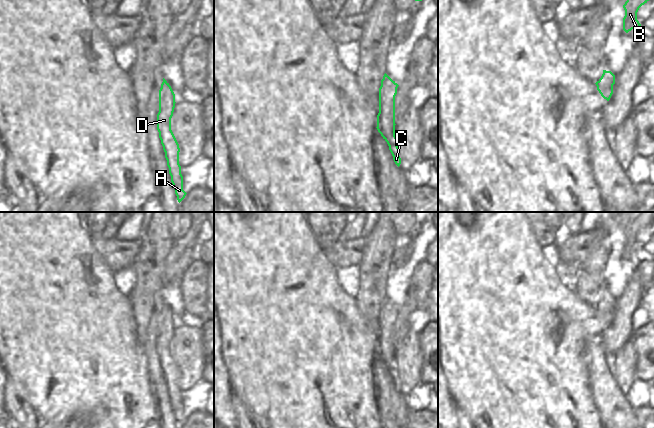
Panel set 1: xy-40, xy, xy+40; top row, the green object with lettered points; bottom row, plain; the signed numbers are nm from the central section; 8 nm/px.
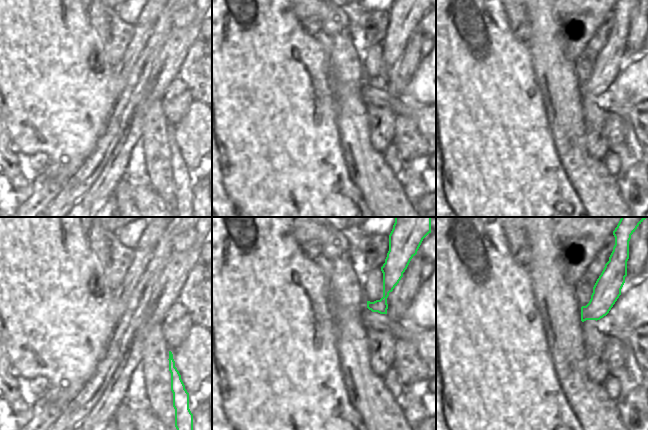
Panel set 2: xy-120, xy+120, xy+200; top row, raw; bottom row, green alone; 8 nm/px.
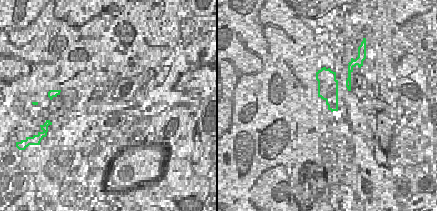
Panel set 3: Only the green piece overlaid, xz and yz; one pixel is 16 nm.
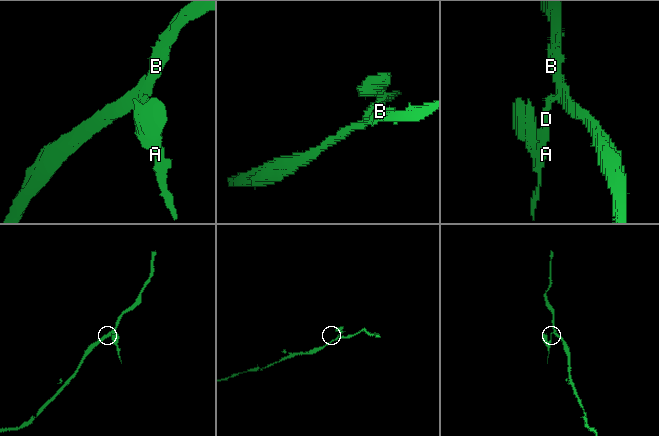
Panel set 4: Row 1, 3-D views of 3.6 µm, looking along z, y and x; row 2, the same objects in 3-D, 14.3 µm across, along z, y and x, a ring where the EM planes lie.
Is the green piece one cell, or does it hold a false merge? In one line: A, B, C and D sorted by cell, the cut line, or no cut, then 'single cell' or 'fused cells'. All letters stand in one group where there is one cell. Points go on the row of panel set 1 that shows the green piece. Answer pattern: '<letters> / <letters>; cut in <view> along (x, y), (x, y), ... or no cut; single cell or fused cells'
A C D / B; cut in xy+40 along (614, 78), (611, 80), (612, 87); fused cells

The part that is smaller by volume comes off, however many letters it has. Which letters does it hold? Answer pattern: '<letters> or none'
A, C, D

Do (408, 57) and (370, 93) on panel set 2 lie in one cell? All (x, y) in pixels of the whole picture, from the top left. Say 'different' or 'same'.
different

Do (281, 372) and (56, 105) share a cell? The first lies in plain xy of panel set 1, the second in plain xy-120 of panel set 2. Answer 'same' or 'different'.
same

